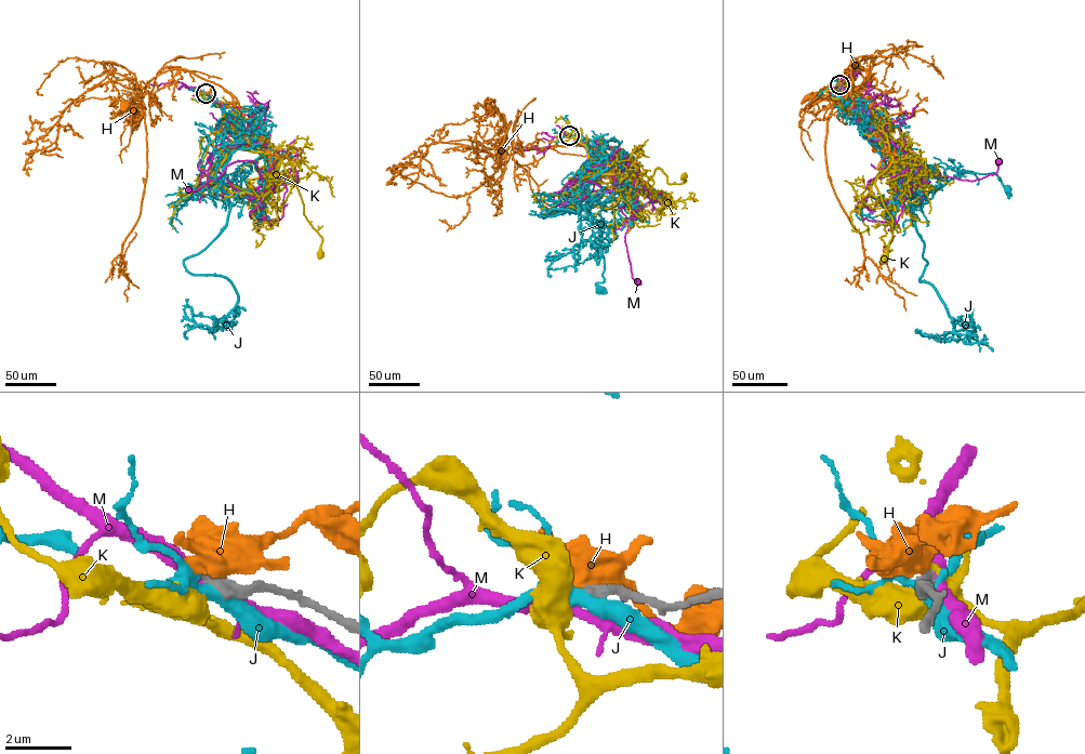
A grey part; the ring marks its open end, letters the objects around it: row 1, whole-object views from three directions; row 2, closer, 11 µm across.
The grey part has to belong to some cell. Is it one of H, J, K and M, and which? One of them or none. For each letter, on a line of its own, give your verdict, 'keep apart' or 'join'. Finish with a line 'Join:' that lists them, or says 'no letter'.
H: keep apart
J: keep apart
K: keep apart
M: keep apart
Join: no letter

